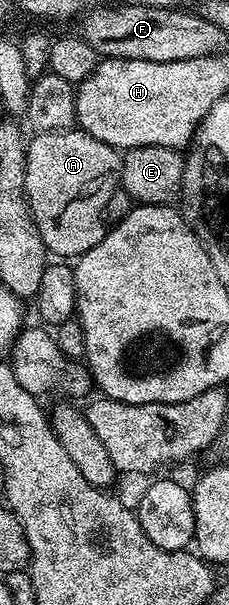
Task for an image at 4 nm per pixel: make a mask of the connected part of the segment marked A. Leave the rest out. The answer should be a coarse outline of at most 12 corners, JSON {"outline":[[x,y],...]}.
{"outline":[[80,127],[39,133],[26,199],[48,252],[107,232],[122,154]]}

